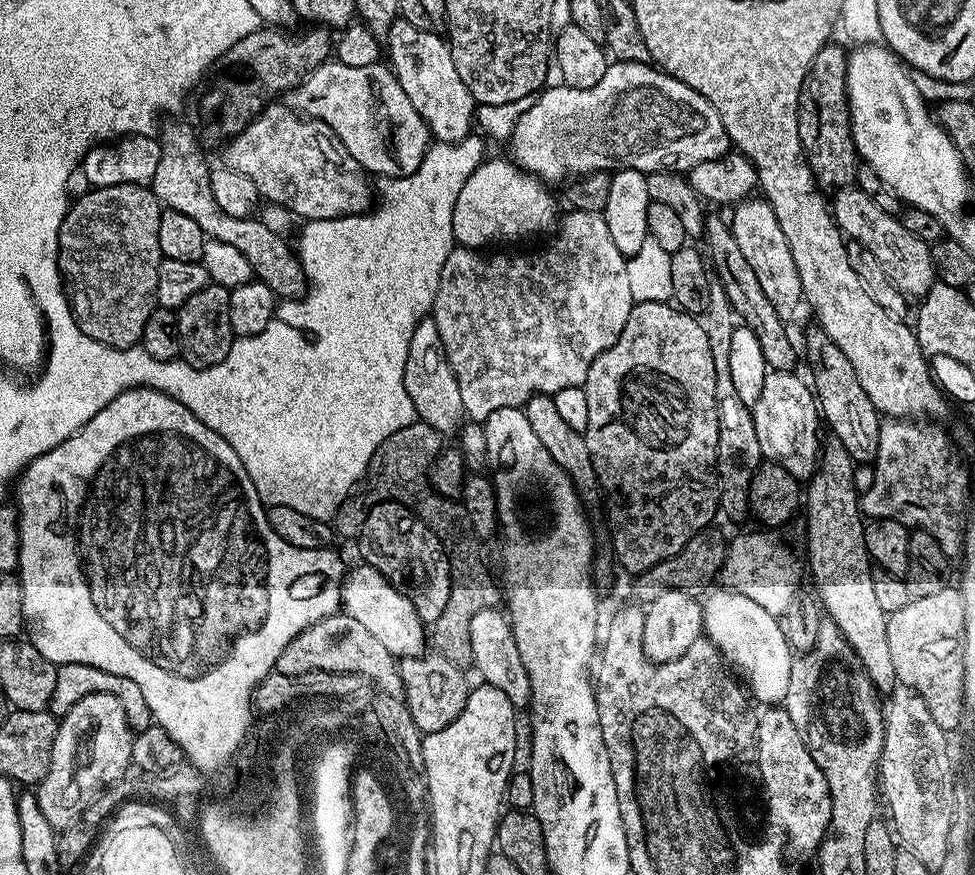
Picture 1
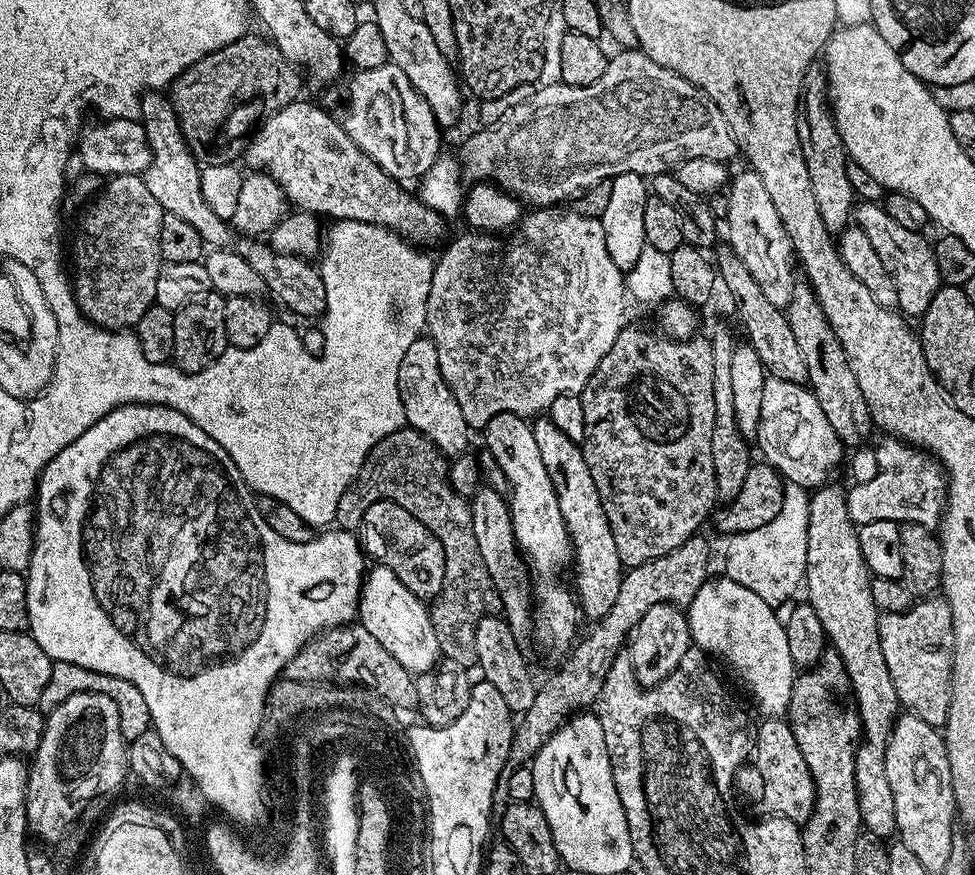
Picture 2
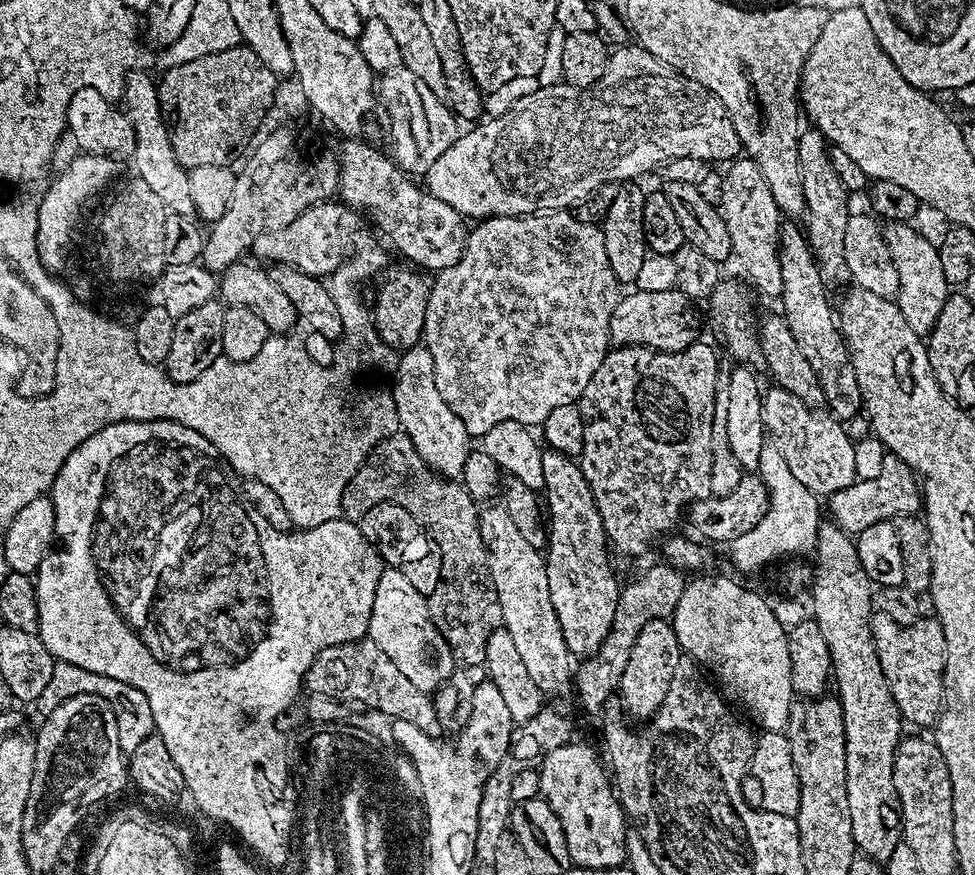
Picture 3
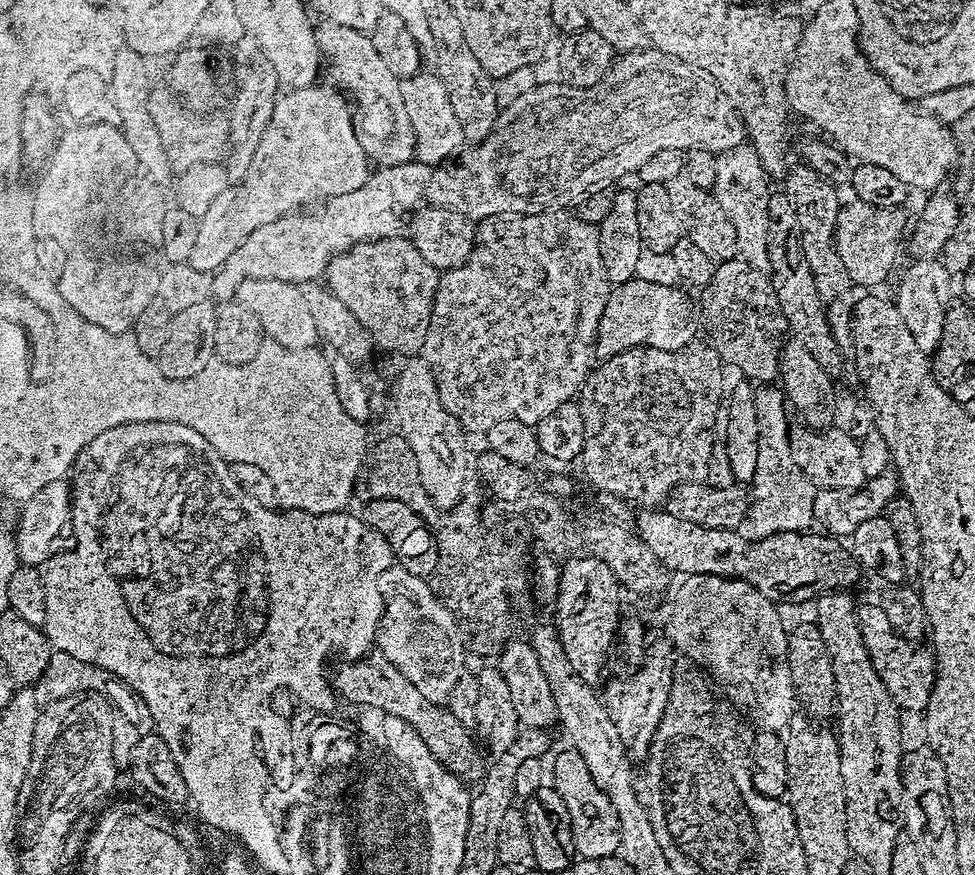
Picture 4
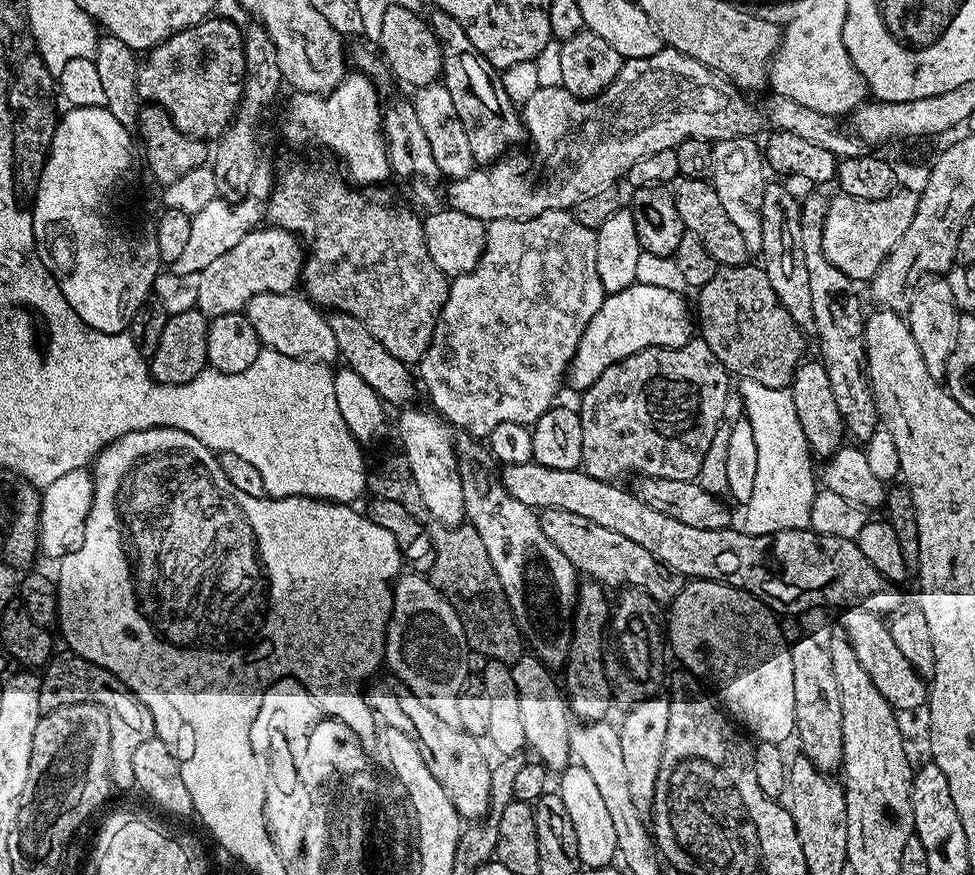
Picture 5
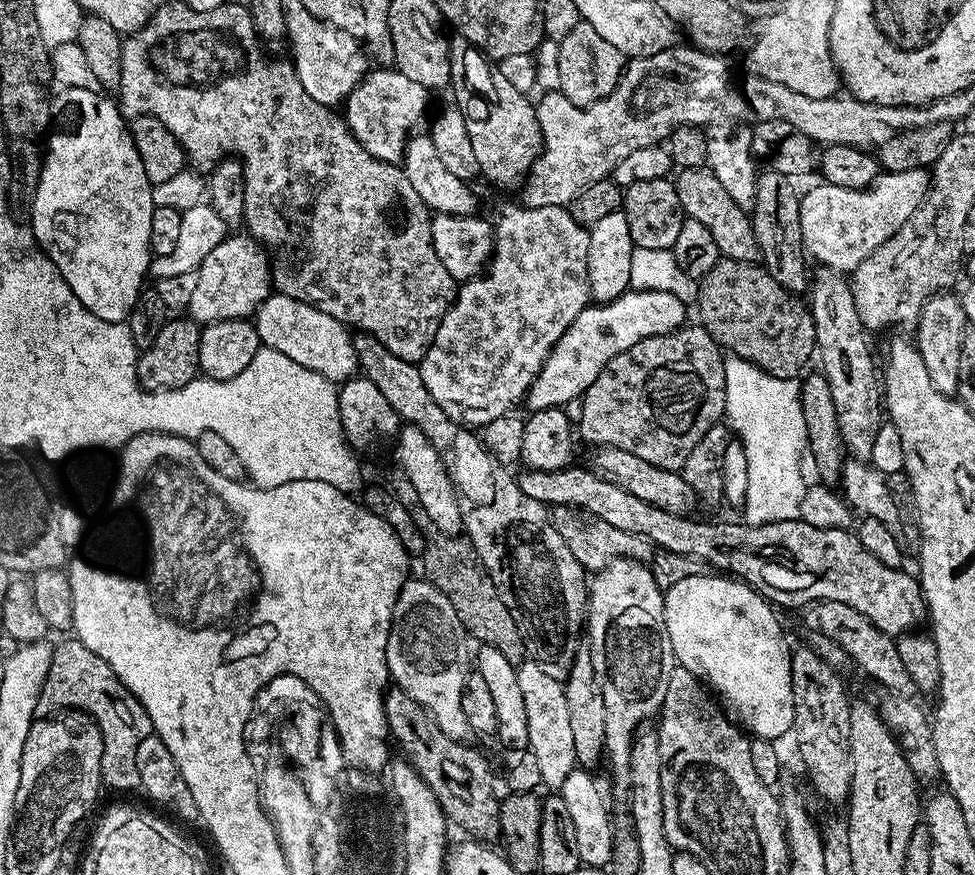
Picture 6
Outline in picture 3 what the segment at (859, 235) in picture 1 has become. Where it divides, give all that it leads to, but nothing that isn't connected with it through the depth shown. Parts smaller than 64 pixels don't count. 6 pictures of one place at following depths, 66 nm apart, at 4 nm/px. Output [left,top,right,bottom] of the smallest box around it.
[883,223,950,337]

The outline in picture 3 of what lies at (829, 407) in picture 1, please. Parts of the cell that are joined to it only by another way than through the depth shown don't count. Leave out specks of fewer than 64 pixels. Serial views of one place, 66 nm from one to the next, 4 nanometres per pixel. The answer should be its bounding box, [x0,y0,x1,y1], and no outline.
[778,223,862,422]

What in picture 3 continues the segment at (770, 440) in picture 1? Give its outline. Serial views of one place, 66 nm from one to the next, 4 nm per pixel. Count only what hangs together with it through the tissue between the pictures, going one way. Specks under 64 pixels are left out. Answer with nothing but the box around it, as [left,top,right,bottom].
[764,386,857,498]

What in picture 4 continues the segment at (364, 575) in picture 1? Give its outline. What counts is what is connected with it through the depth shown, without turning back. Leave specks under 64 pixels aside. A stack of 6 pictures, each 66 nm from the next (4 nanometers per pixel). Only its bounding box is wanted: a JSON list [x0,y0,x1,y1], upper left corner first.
[376,570,466,704]

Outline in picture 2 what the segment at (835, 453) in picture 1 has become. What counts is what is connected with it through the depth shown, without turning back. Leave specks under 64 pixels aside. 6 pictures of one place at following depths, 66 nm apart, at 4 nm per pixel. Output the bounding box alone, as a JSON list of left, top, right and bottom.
[806,482,902,838]

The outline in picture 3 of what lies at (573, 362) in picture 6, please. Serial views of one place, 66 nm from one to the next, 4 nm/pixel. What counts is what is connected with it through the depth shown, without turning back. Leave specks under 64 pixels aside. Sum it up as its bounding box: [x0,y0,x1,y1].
[608,288,702,352]

